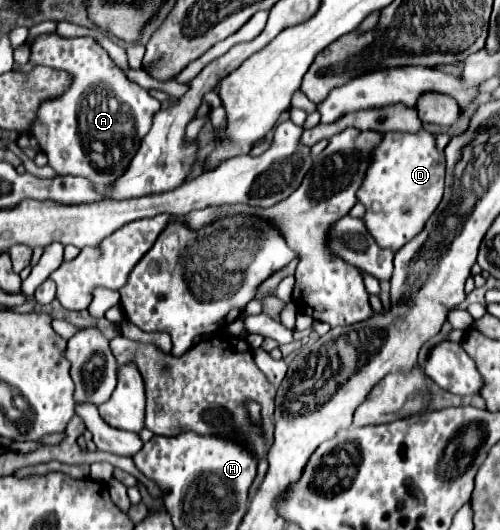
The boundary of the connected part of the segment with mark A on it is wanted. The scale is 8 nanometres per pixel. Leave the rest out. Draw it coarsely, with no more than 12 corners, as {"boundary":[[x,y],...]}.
{"boundary":[[40,35],[34,65],[74,75],[30,133],[58,175],[104,195],[160,101],[92,37]]}

